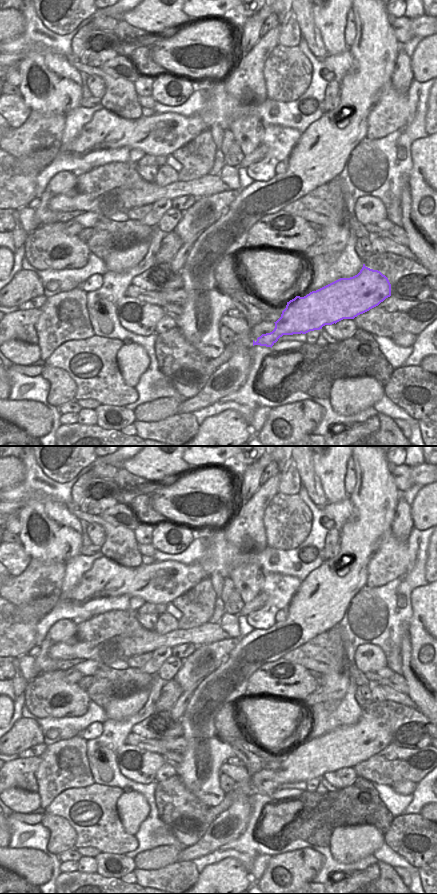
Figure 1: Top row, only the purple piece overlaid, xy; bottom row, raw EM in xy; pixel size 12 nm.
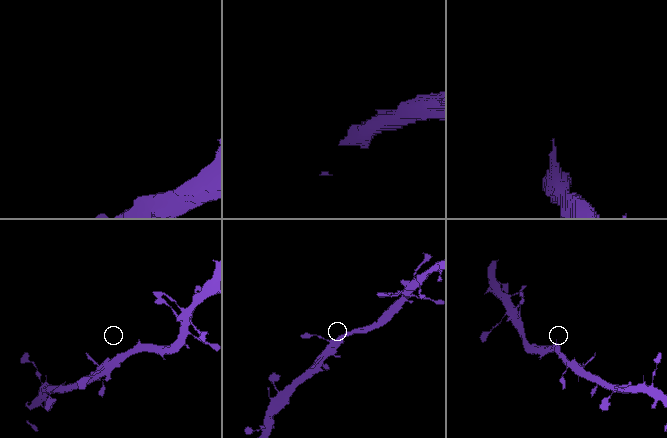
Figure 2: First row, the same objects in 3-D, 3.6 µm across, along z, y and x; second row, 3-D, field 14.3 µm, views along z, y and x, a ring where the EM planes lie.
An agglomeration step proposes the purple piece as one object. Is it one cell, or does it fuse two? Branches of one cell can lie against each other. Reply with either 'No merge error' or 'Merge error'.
No merge error

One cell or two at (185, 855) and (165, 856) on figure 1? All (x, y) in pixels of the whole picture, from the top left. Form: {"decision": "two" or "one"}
{"decision": "two"}

